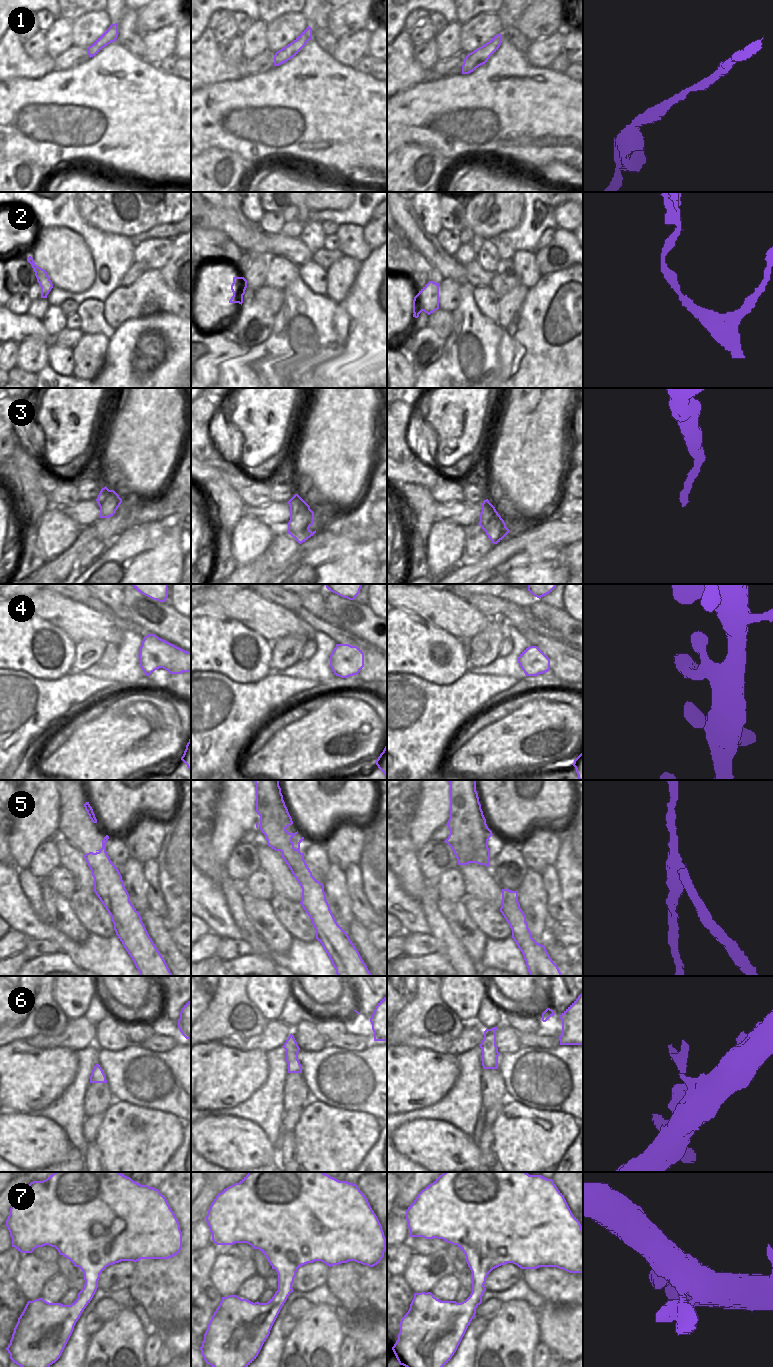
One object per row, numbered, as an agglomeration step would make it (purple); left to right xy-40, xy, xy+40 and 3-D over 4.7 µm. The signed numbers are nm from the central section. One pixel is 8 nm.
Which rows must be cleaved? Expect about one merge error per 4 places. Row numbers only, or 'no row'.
2, 3, 5

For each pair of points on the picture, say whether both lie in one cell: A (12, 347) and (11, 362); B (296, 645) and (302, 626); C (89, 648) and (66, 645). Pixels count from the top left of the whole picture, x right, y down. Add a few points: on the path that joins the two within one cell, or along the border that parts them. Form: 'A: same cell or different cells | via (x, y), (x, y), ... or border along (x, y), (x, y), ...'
A: same cell | via (11, 351), (11, 358)
B: different cells | border along (277, 639), (291, 634), (302, 634), (308, 639)
C: different cells | border along (76, 642), (72, 666), (69, 669)

